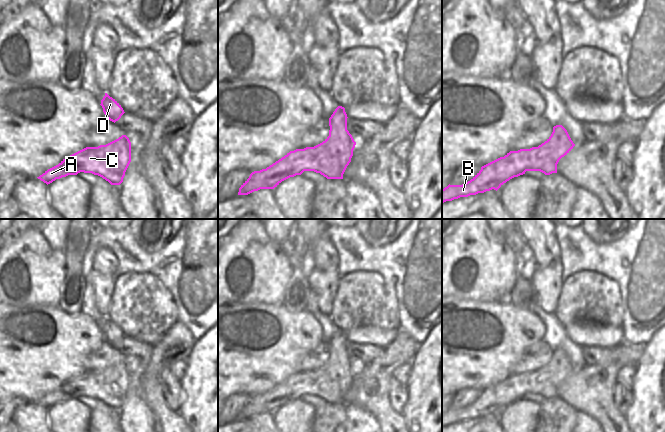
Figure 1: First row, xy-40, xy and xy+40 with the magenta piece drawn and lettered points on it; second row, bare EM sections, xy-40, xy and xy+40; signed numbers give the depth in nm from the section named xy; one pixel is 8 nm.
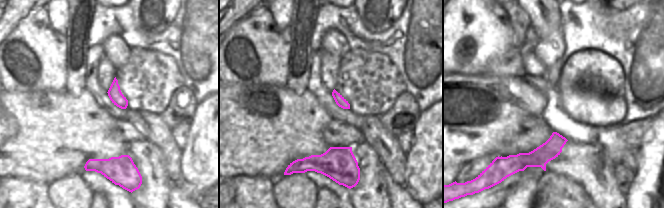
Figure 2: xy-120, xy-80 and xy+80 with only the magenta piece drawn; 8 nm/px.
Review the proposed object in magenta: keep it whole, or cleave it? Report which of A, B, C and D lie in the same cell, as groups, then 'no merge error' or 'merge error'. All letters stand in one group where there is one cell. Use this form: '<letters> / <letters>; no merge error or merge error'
A B C D; no merge error

